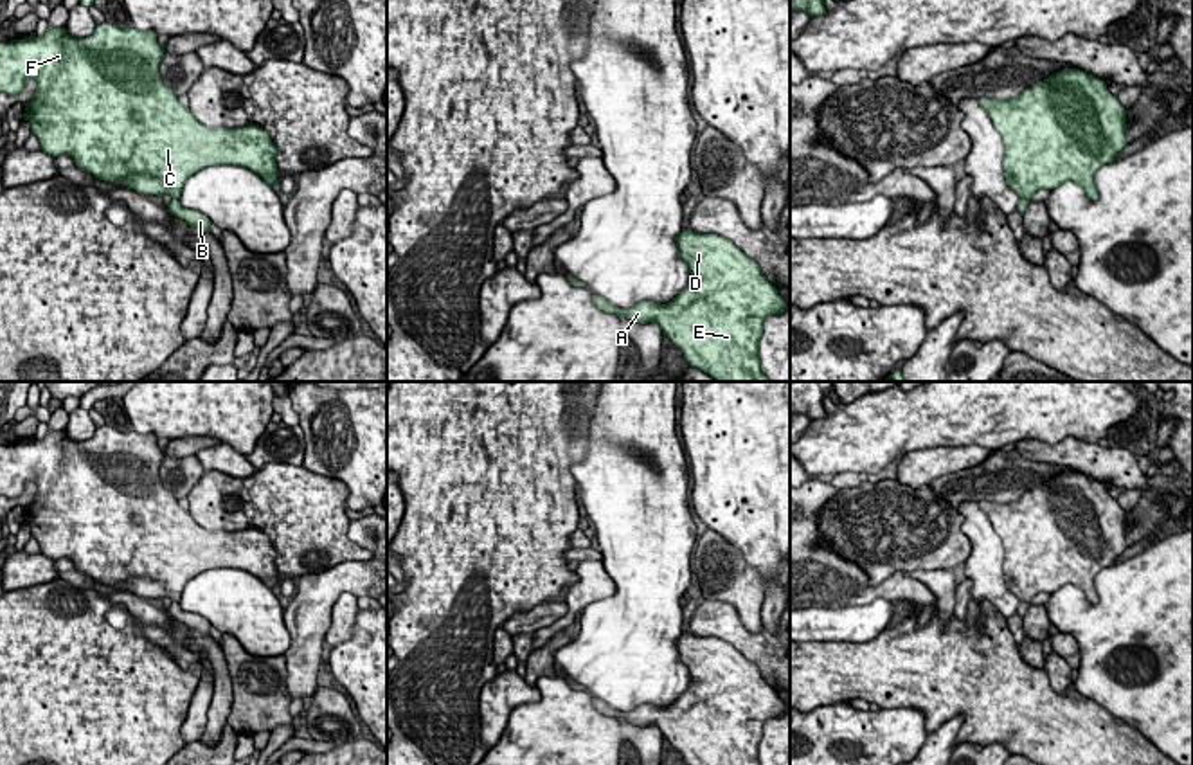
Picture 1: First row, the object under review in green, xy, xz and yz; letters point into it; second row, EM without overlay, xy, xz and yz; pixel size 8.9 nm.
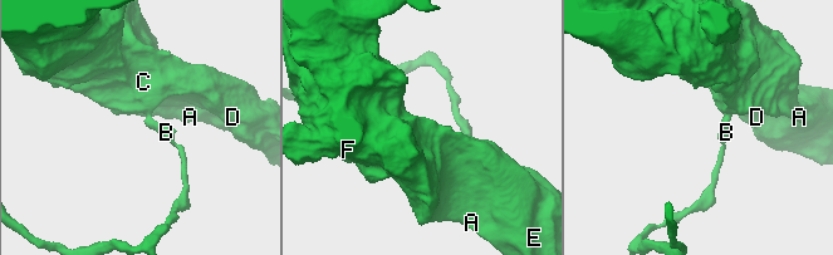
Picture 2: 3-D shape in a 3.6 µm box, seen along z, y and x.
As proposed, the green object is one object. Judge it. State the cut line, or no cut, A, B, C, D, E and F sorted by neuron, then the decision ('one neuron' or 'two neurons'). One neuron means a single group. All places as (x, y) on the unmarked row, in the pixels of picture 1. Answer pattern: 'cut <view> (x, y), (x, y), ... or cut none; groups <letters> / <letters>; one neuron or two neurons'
cut xy (173, 600), (177, 602); groups A C D E F / B; two neurons

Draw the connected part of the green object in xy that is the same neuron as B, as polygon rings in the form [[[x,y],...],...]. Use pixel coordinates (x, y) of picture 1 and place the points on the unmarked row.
[[[173,601],[167,610],[169,610],[171,617],[185,623],[189,628],[198,630],[203,635],[211,635],[209,630],[212,625],[200,614],[185,612],[178,601]]]

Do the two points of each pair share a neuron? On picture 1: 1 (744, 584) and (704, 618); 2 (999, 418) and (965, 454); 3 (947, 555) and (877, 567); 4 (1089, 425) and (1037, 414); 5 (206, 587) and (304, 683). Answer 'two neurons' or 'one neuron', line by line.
1: two neurons
2: two neurons
3: one neuron
4: one neuron
5: two neurons

